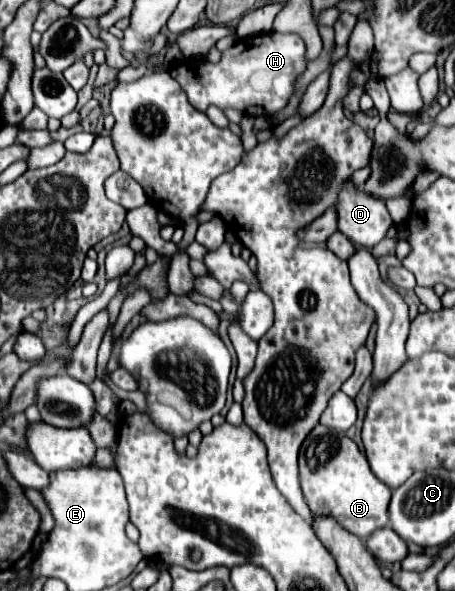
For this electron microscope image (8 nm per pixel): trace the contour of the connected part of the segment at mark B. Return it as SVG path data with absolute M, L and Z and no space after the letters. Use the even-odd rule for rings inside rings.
M315 425L299 451L299 479L309 509L315 515L335 517L341 527L359 539L367 539L389 521L387 505L391 489L371 473L367 457L359 451L357 443L343 433L333 435L325 425Z

